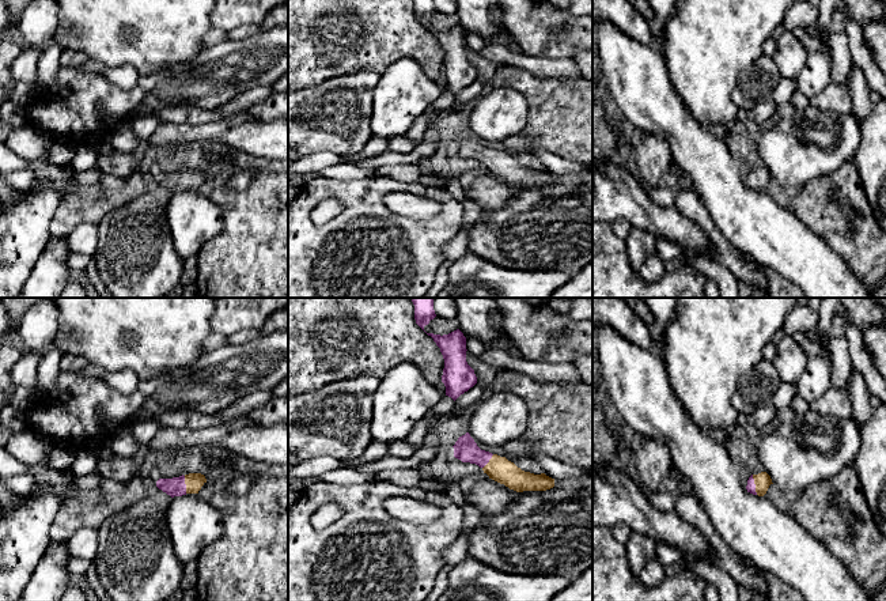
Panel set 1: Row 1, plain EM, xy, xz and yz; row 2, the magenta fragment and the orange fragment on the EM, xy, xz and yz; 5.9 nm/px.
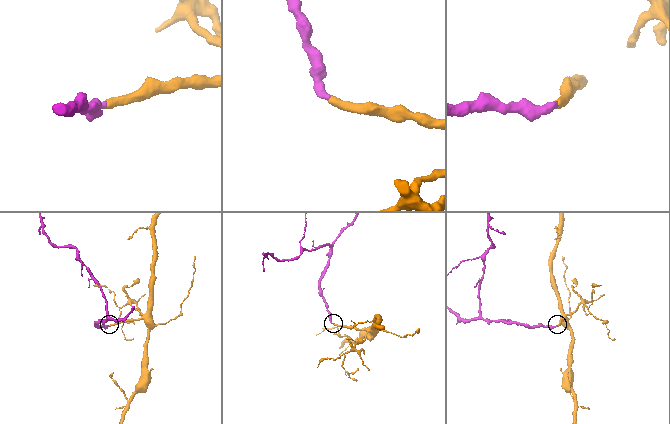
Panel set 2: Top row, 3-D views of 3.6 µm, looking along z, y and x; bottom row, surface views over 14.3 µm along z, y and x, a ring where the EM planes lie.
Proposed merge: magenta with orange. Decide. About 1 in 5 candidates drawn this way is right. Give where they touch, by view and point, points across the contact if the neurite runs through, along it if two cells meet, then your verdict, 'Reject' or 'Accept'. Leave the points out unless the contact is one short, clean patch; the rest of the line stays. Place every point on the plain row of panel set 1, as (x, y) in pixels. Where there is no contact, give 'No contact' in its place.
Touches magenta at yz (754, 180). Path across: yz (750, 182), (754, 180), (763, 176). Accept

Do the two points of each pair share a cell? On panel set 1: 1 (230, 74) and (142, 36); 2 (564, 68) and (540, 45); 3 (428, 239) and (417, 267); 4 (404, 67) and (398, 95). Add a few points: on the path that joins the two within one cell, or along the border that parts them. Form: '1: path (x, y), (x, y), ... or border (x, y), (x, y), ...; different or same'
1: border (203, 49), (188, 60), (162, 70); different
2: border (521, 50), (529, 56), (571, 59); different
3: path (421, 246), (417, 250), (417, 260); same
4: path (404, 74), (404, 89); same

